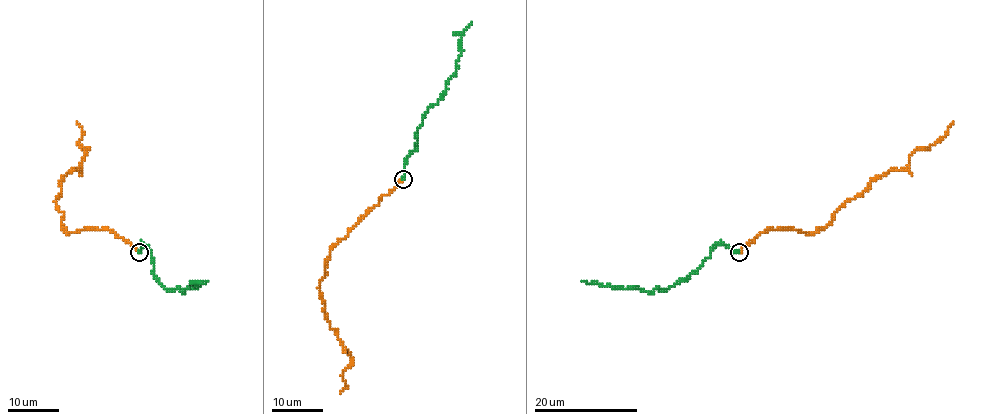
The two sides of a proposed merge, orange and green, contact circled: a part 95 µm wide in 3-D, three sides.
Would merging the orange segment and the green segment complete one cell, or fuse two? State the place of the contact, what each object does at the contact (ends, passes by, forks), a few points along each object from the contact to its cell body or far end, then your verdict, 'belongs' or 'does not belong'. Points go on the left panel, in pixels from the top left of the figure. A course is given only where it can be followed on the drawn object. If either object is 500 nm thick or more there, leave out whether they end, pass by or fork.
at (139, 252); orange ends there; green ends there; orange runs (139, 252), (107, 229), (63, 229), (59, 182), (87, 149), (78, 144), (77, 120); green runs (139, 252), (143, 244), (149, 251), (153, 275), (166, 289), (178, 288), (181, 292), (209, 280); belongs

